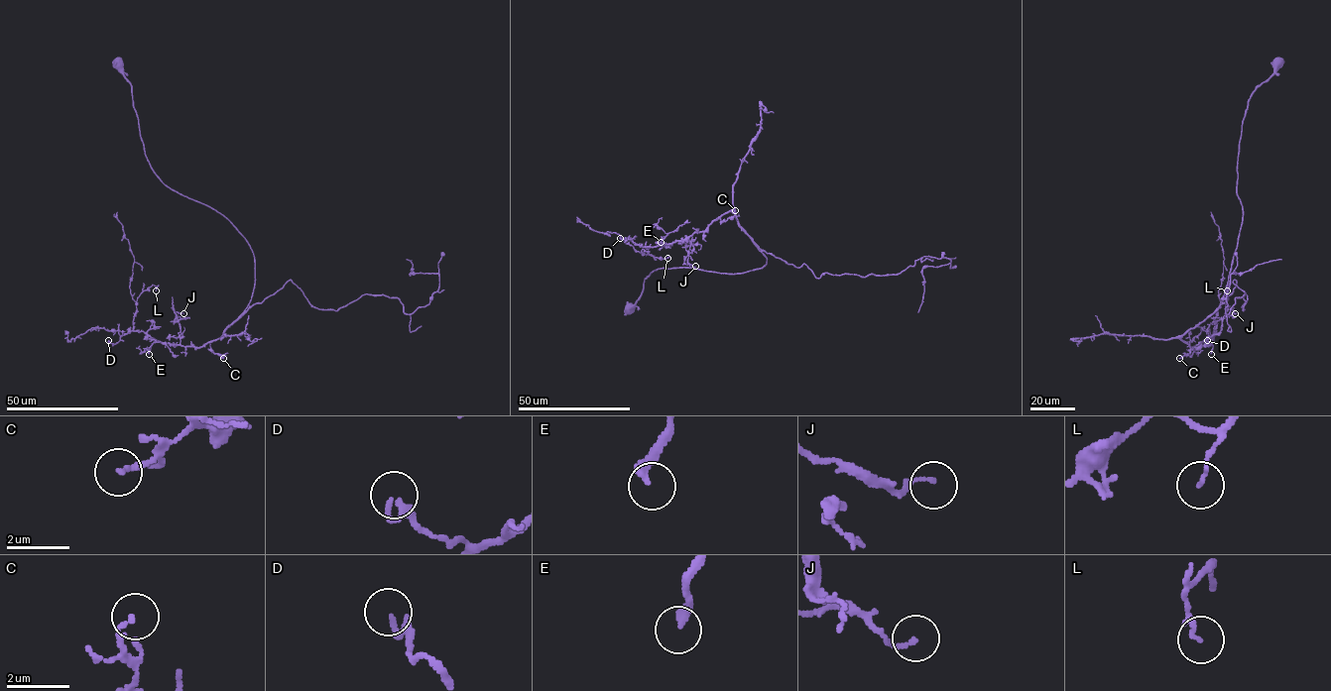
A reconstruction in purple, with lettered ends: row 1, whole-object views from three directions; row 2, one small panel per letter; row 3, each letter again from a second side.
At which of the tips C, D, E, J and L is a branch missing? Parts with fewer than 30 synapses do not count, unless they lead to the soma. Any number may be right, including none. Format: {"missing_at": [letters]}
{"missing_at": []}

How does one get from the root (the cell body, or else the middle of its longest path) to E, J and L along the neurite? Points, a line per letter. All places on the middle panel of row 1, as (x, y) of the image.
E: (630, 309), (645, 279), (658, 269), (741, 274), (767, 264), (730, 211), (704, 231), (671, 243), (661, 242)
J: (630, 309), (654, 270), (741, 274), (762, 268), (767, 258), (729, 211), (692, 235), (684, 263), (695, 266)
L: (630, 309), (658, 269), (741, 274), (767, 264), (730, 211), (684, 239), (645, 247), (667, 258)

